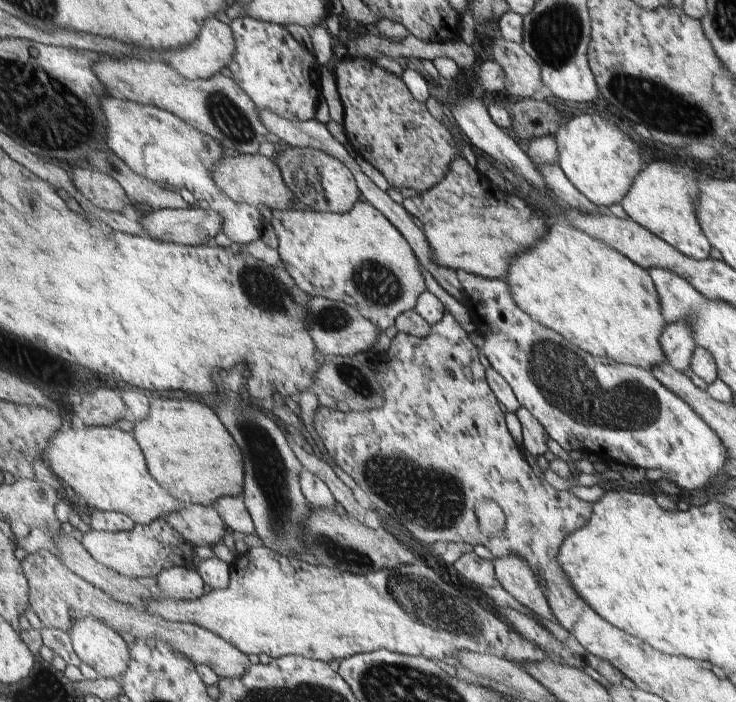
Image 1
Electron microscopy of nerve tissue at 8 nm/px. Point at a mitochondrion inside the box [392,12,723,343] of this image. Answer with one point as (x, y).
(662, 106)

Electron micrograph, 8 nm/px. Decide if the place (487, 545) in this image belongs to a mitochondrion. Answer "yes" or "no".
no

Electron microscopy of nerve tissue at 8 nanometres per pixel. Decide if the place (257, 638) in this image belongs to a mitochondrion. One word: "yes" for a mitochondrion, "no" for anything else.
no

